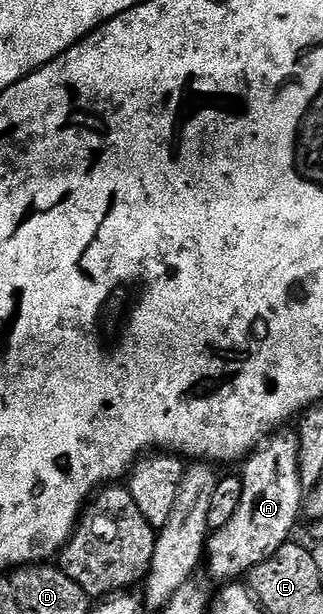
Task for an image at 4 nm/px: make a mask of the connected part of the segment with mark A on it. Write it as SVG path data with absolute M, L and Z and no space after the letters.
M276 431L243 462L244 486L242 503L226 527L215 530L206 546L206 569L219 583L232 583L243 578L258 563L270 559L278 547L289 544L292 528L306 505L306 490L300 482L300 439L295 432Z

